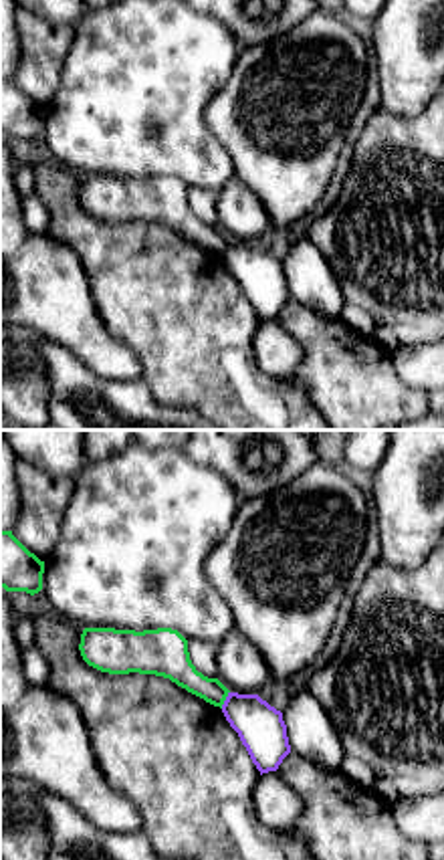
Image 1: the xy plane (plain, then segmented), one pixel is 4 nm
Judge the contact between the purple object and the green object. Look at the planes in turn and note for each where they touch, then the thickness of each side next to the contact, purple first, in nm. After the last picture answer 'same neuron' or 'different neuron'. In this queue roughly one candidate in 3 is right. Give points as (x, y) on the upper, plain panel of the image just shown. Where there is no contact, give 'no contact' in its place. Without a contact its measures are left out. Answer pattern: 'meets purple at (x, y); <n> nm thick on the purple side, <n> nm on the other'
meets purple at (227, 247); 190 nm thick on the purple side, 120 nm on the other

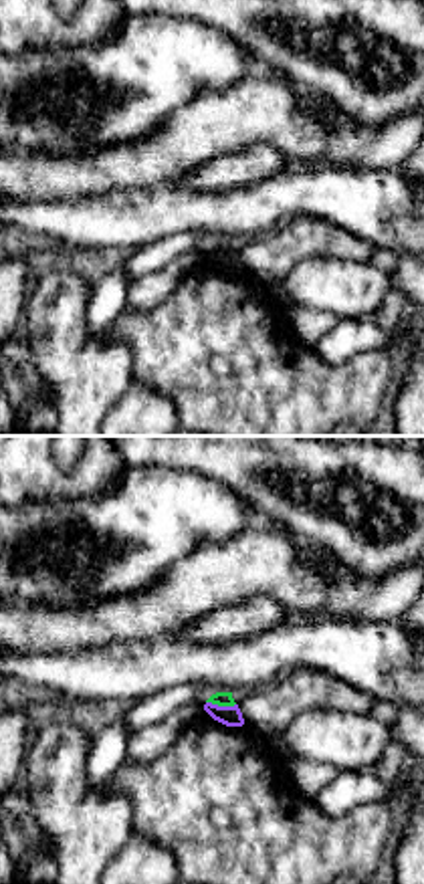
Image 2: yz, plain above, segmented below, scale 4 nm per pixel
meets purple at (221, 255); 80 nm thick on the purple side, 60 nm on the other

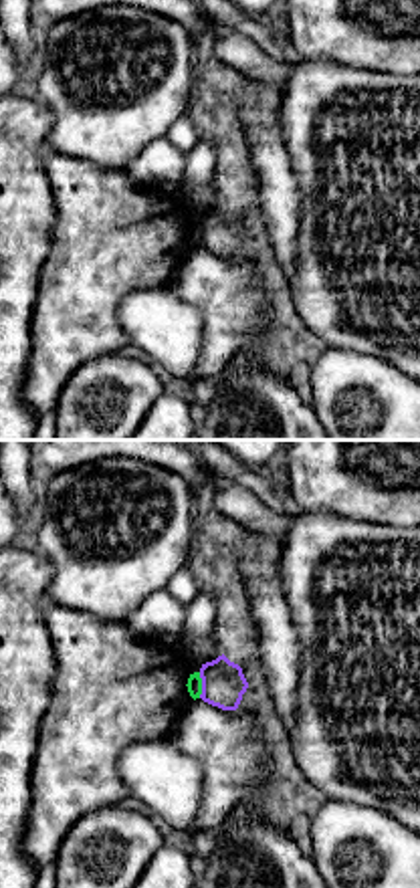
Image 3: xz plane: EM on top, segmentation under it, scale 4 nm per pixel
meets purple at (202, 233); 180 nm thick on the purple side, 60 nm on the other

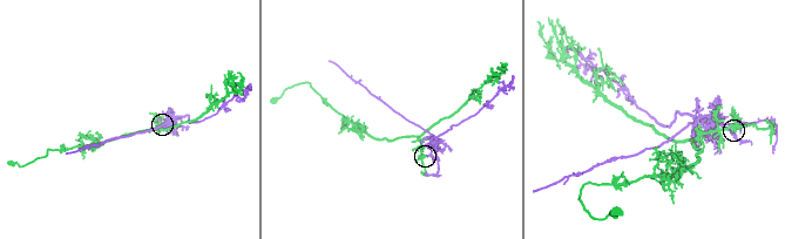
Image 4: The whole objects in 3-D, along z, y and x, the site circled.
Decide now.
different neuron

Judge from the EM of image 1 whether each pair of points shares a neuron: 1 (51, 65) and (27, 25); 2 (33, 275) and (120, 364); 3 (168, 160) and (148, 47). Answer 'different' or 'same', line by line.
1: same
2: same
3: same

